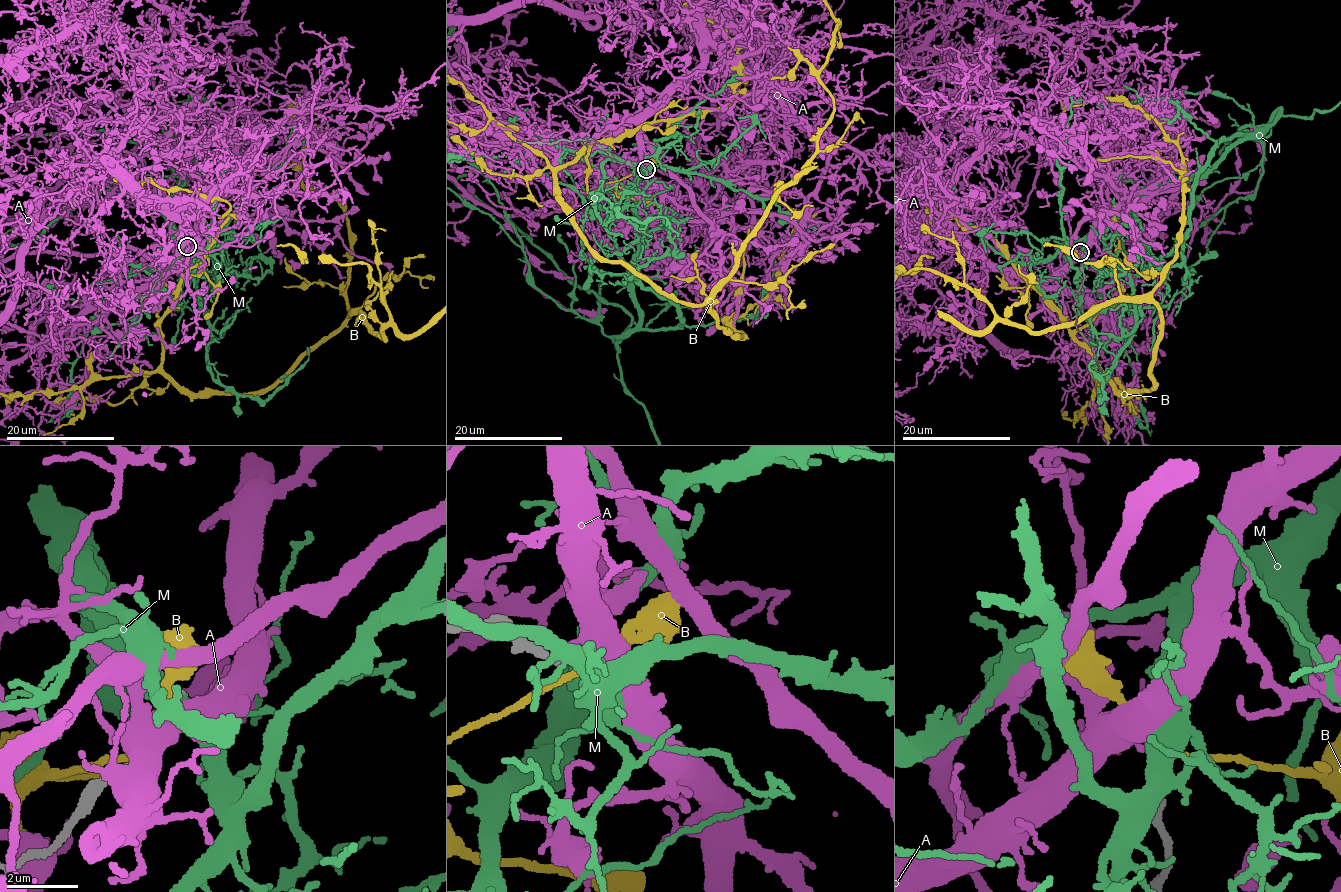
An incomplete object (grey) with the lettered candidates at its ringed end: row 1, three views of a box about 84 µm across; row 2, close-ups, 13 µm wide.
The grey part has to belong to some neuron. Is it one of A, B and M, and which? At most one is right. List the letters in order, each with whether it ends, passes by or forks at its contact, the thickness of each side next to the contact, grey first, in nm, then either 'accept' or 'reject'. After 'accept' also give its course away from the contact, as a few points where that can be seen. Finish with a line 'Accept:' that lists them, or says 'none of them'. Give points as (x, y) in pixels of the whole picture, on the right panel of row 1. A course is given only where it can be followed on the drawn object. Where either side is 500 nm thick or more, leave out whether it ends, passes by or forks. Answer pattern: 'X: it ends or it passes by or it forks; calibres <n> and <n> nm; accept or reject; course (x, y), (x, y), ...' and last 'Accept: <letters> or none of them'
A: it forks; calibres 260 and 460 nm; reject
B: it passes by; calibres 280 and 190 nm; reject
M: it forks; calibres 200 and 420 nm; reject
Accept: none of them

